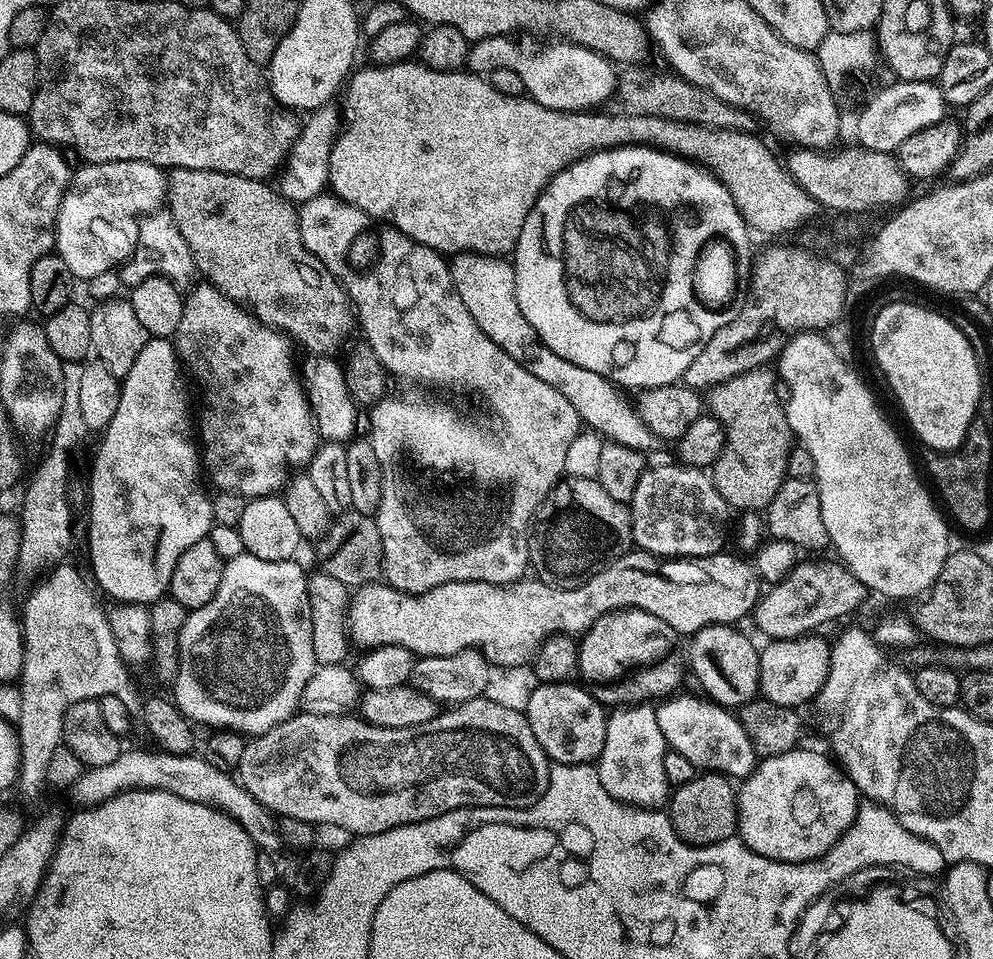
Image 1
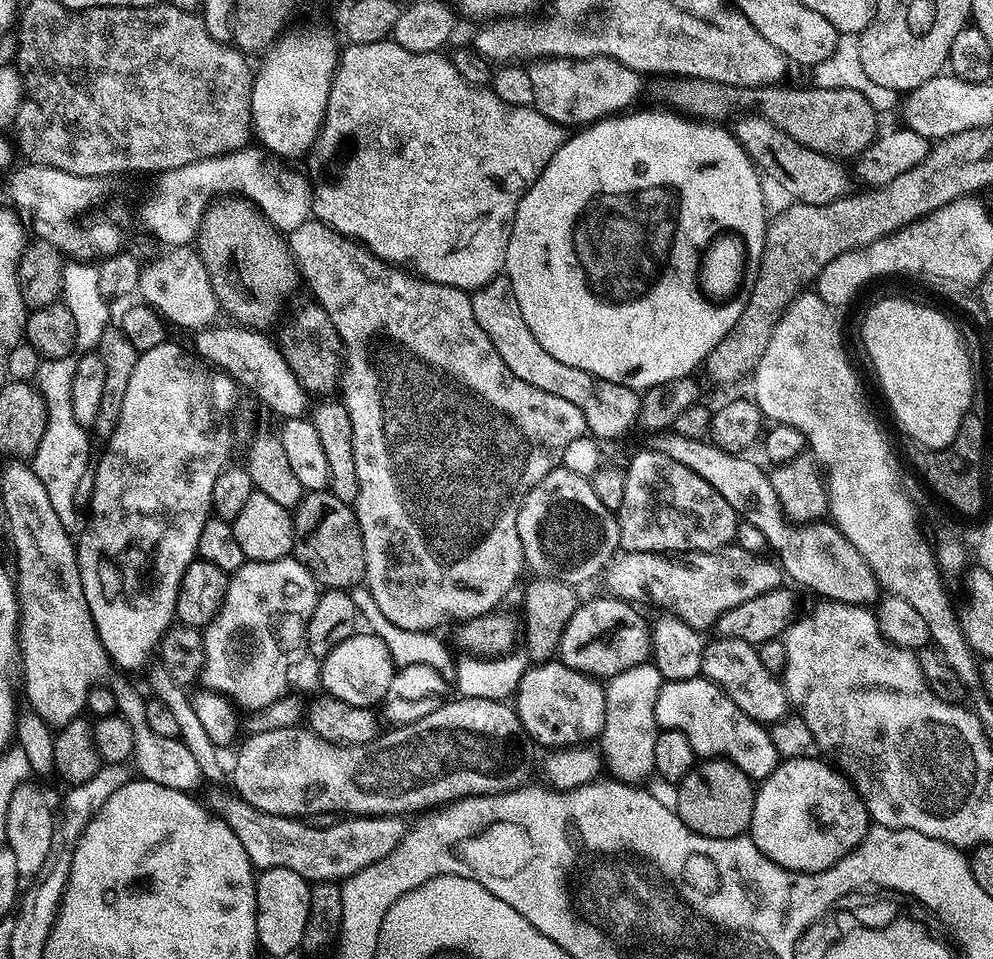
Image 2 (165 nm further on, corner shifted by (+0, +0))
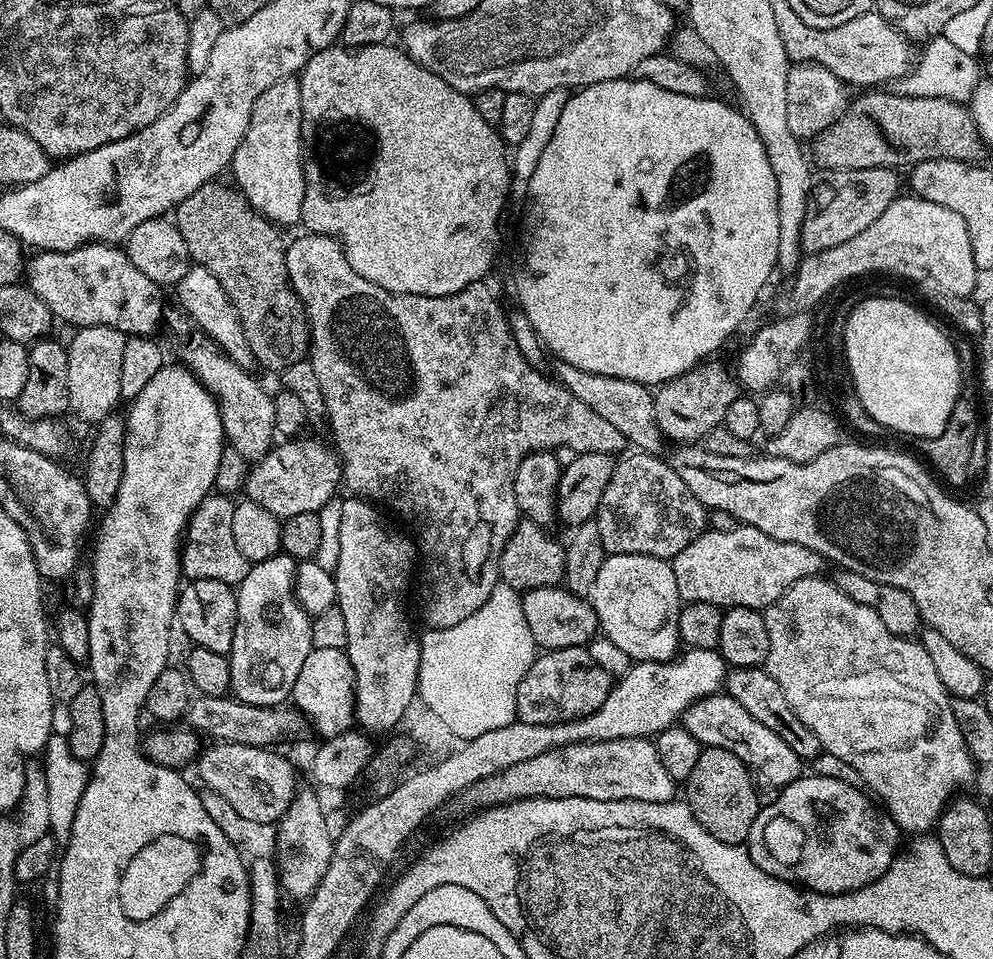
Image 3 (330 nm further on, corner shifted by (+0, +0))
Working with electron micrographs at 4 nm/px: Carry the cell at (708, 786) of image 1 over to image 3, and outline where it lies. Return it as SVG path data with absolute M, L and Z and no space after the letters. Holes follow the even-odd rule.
M704 748L698 758L698 766L694 766L686 781L688 808L697 822L718 838L718 842L743 845L748 839L762 807L762 800L756 797L757 781L754 776L752 781L751 775L753 773L738 754L721 748Z

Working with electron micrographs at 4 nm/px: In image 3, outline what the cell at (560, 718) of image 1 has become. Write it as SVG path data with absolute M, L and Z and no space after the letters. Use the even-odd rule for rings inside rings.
M587 647L554 648L537 655L517 686L521 724L565 724L594 714L610 694L614 677L594 662Z

